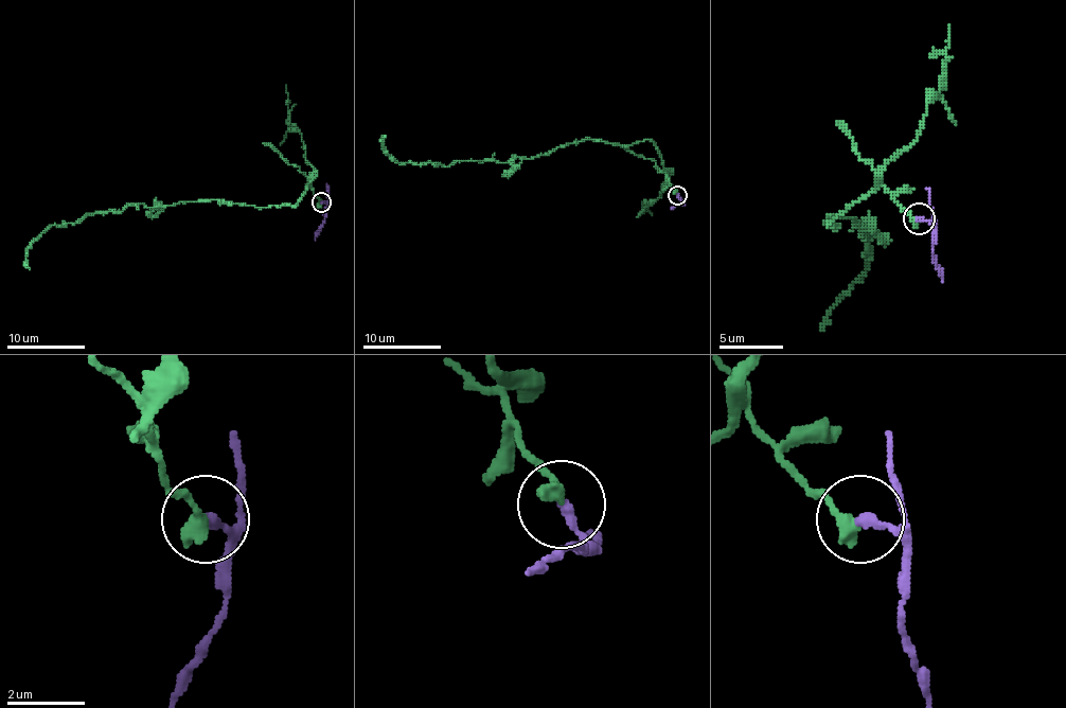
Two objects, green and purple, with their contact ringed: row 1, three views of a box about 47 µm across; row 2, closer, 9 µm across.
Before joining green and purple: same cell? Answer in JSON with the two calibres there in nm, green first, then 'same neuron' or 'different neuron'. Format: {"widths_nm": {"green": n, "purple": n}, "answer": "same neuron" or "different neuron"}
{"widths_nm": {"green": 400, "purple": 240}, "answer": "different neuron"}

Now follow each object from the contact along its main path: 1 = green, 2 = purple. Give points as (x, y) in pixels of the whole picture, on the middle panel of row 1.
1: (677, 194), (650, 139), (631, 145), (593, 139), (529, 159), (442, 166), (397, 162), (384, 148), (386, 136)
2: (677, 195), (682, 201), (671, 209)

